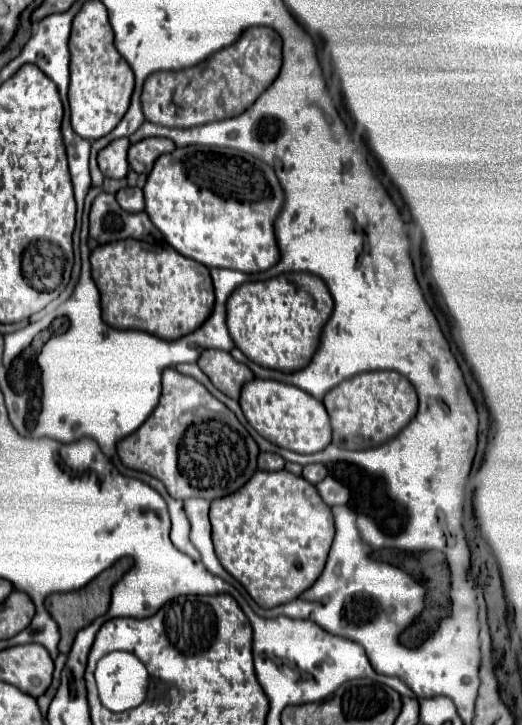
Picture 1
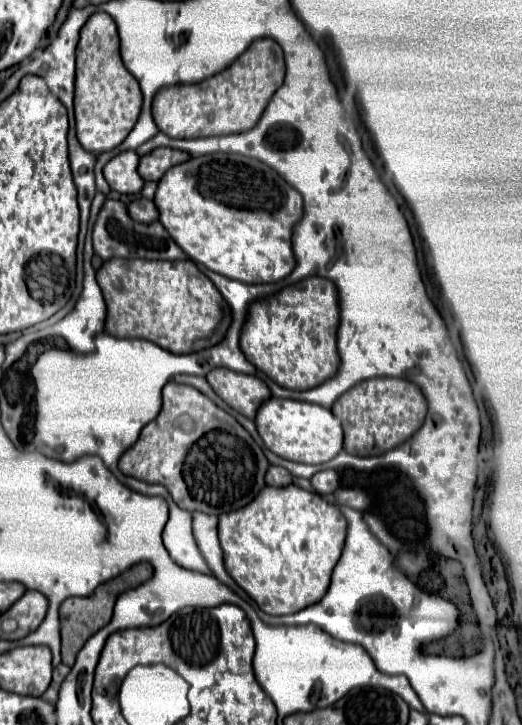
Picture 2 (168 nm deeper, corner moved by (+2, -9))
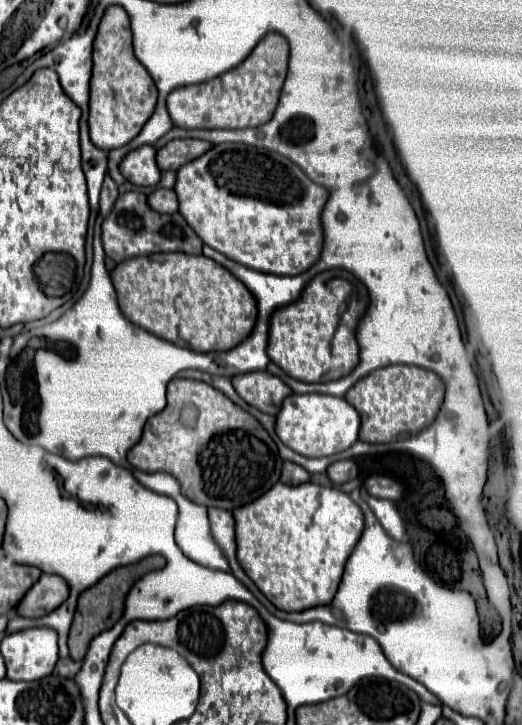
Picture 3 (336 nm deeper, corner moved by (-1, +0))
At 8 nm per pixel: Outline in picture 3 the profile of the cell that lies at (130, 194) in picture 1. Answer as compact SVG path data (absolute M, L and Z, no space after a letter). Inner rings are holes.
M155 189L149 195L149 205L159 213L177 213L177 195L173 189Z

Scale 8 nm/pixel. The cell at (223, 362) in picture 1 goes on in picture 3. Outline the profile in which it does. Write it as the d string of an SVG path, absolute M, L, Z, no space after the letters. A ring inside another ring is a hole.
M267 371L259 373L245 373L239 377L233 377L235 391L253 407L257 407L263 413L277 415L281 411L283 399L289 397L293 391L275 375L269 375Z

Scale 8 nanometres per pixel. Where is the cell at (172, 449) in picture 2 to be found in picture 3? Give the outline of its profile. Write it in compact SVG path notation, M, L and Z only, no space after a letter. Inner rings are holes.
M193 379L169 381L167 407L147 421L141 441L127 457L139 471L171 473L181 483L183 495L191 501L227 511L255 501L269 491L269 481L273 487L281 475L277 445L263 425L215 387ZM187 405L195 407L193 425L181 421Z

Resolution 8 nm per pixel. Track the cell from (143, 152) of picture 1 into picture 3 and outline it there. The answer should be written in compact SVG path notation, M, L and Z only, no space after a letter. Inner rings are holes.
M175 139L175 141L167 143L163 149L159 149L157 163L163 171L167 171L171 167L175 167L175 171L177 171L185 163L201 157L211 147L213 147L213 143L201 141L201 139Z

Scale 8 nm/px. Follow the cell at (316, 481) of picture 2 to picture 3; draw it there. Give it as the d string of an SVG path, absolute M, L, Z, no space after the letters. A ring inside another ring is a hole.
M351 459L337 461L337 463L329 465L329 469L327 469L327 475L329 475L329 479L331 479L335 485L347 483L347 481L355 479L357 473L359 473L359 467L357 467L355 461L351 461Z

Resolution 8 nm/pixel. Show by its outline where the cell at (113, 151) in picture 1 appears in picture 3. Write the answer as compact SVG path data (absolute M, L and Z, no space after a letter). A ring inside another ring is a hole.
M145 145L145 147L139 147L137 151L131 151L121 161L121 173L133 185L141 185L141 187L157 185L161 179L161 171L157 167L155 155L157 155L157 151L151 145Z

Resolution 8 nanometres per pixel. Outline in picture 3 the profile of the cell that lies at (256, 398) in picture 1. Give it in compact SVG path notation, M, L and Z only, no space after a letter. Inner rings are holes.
M293 393L285 399L281 413L277 415L277 435L279 439L291 447L293 451L305 457L327 457L349 449L359 439L361 417L353 405L349 405L343 397L333 395L297 395Z

